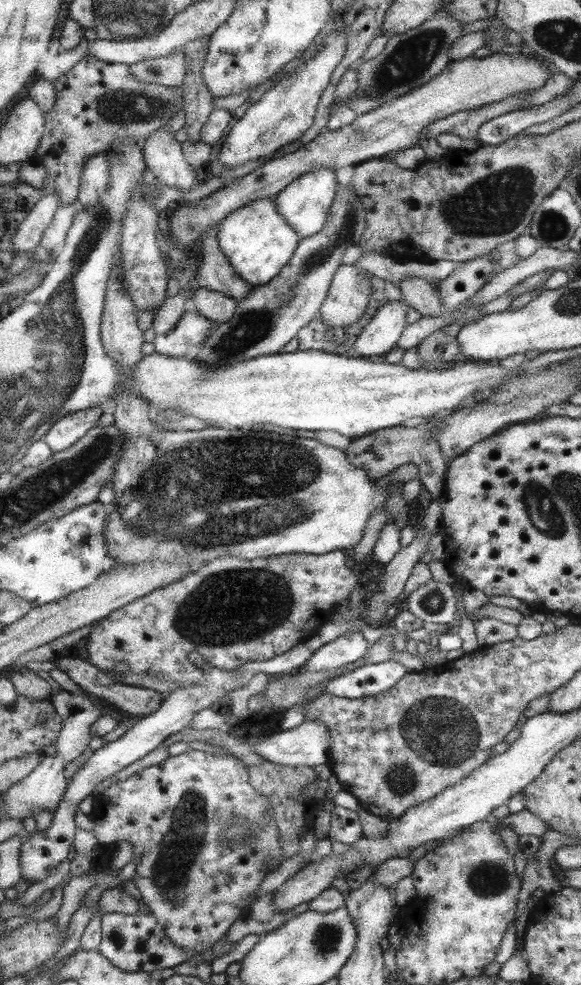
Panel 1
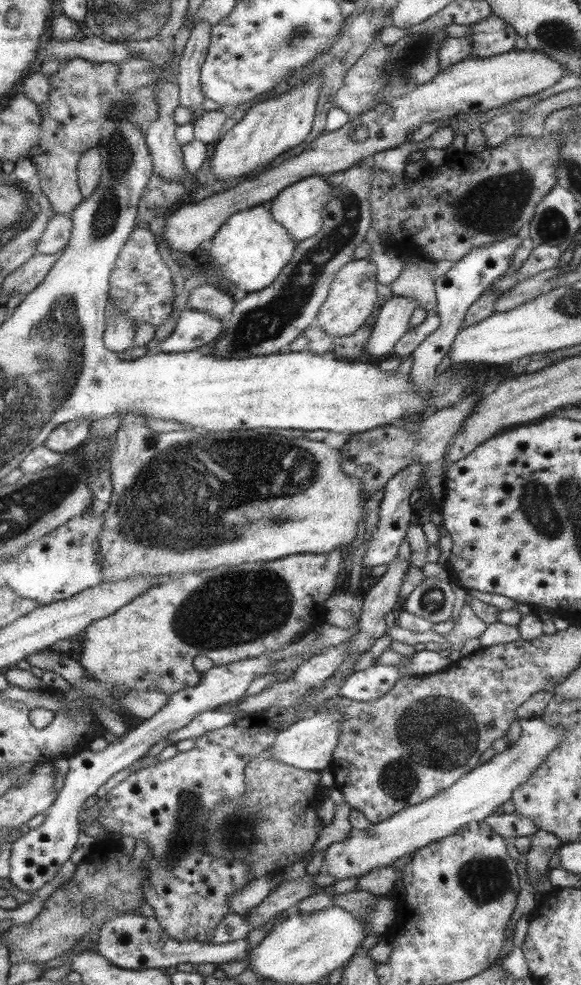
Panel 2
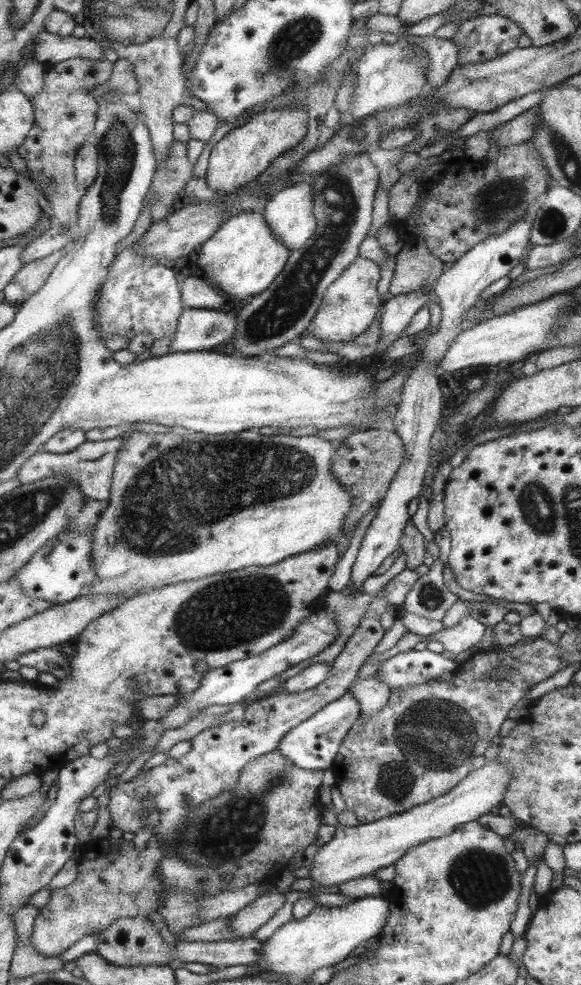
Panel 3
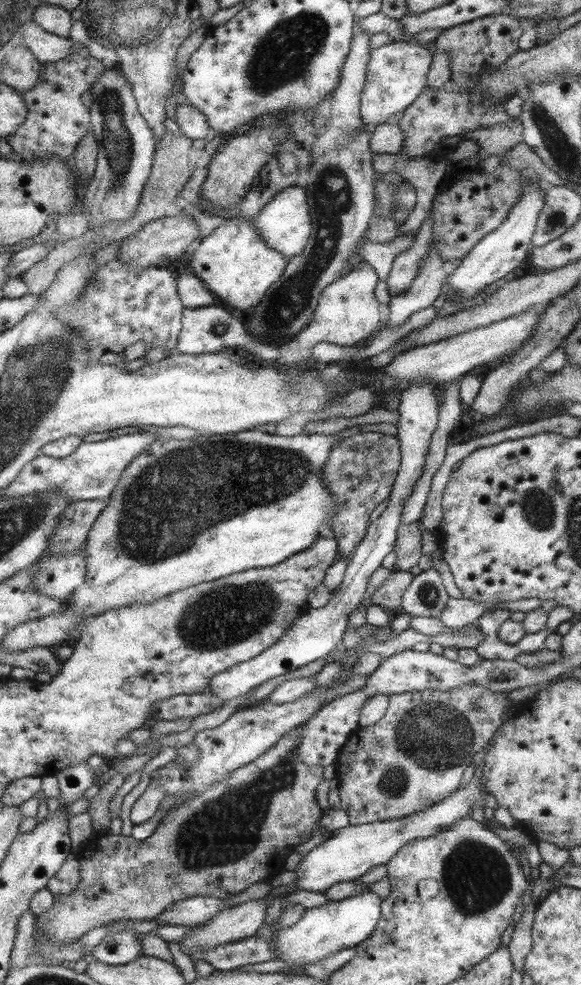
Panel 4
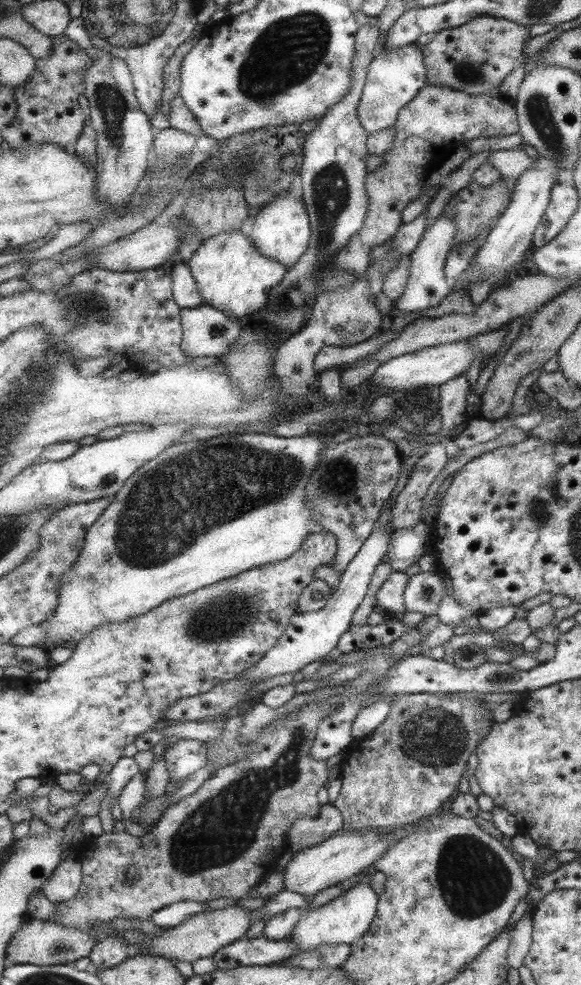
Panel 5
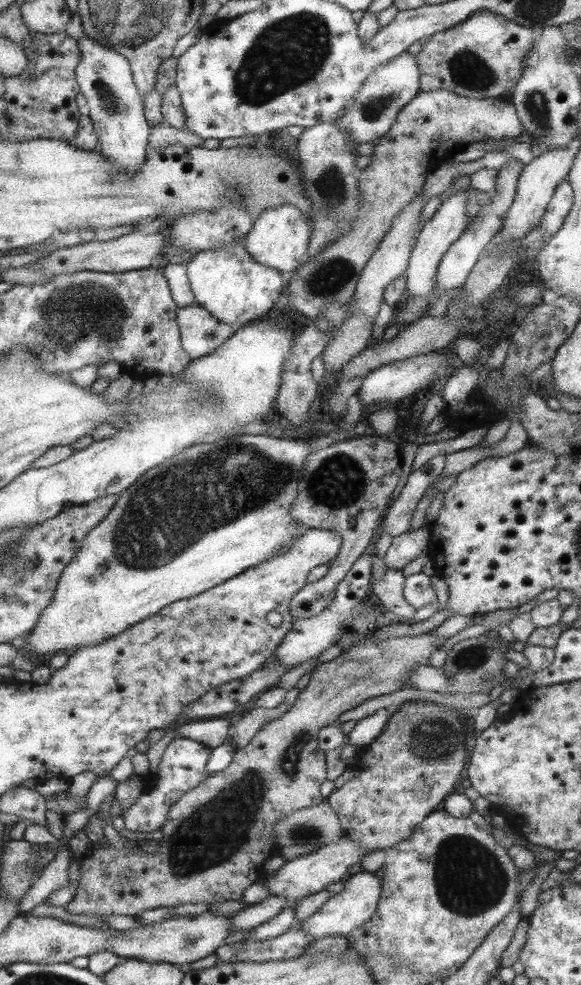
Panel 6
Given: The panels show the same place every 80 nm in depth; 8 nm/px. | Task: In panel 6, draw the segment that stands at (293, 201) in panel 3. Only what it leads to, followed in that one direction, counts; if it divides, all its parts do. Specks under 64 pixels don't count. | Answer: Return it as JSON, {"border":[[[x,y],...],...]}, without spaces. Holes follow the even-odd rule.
{"border":[[[287,202],[279,208],[257,214],[253,230],[243,241],[246,251],[254,260],[290,276],[308,260],[312,233],[313,228],[307,216]]]}

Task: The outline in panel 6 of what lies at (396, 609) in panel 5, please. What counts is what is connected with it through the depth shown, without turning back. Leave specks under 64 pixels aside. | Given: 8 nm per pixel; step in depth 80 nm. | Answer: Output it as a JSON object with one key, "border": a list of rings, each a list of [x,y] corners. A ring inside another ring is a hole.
{"border":[[[389,569],[384,572],[384,575],[378,579],[373,580],[372,582],[372,592],[378,597],[381,601],[381,606],[385,610],[393,612],[398,618],[401,618],[403,621],[413,620],[415,614],[417,614],[417,609],[414,606],[411,606],[411,603],[407,602],[404,595],[405,588],[405,574],[402,571],[395,569]]]}

